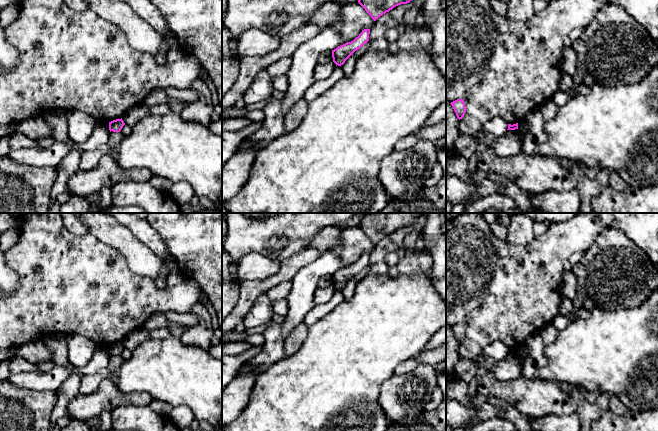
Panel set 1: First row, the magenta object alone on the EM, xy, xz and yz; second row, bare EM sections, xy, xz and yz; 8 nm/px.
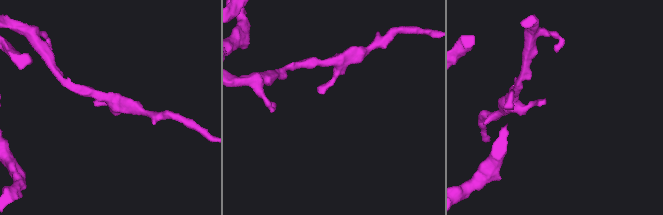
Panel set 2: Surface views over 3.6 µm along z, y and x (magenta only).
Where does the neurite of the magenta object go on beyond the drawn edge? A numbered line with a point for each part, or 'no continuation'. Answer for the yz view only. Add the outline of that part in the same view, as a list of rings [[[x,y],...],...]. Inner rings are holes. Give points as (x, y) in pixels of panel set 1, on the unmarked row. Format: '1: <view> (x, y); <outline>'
no continuation

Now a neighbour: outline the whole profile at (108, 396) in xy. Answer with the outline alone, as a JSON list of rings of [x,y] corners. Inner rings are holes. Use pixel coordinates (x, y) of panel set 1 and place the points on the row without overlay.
[[[106,378],[98,389],[88,395],[78,394],[67,407],[67,416],[76,420],[98,417],[103,411],[113,411],[119,406],[149,406],[153,398],[148,393],[125,393]]]

